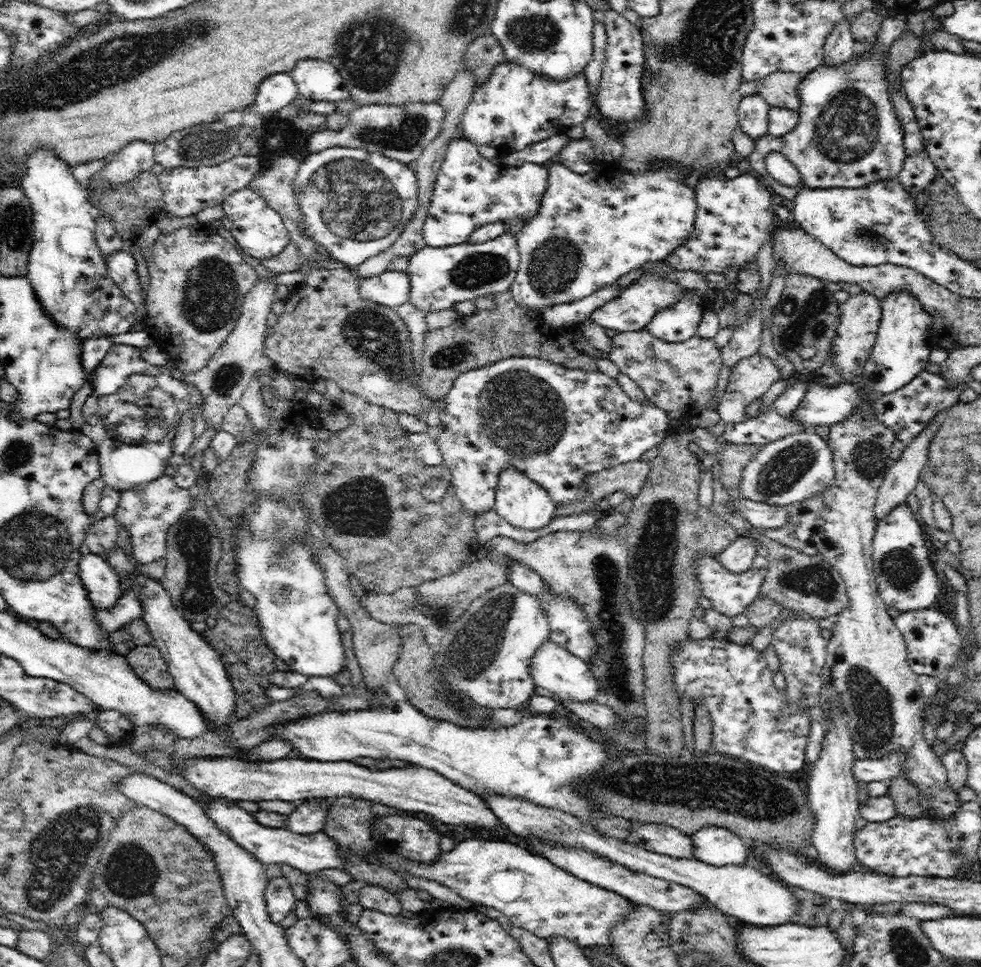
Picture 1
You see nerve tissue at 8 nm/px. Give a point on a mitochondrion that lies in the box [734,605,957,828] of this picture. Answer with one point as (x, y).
(873, 712)

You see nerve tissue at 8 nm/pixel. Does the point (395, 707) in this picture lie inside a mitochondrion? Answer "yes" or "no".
no

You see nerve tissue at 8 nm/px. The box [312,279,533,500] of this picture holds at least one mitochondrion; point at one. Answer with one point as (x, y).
(371, 335)

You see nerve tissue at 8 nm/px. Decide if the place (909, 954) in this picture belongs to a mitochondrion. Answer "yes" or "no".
yes

